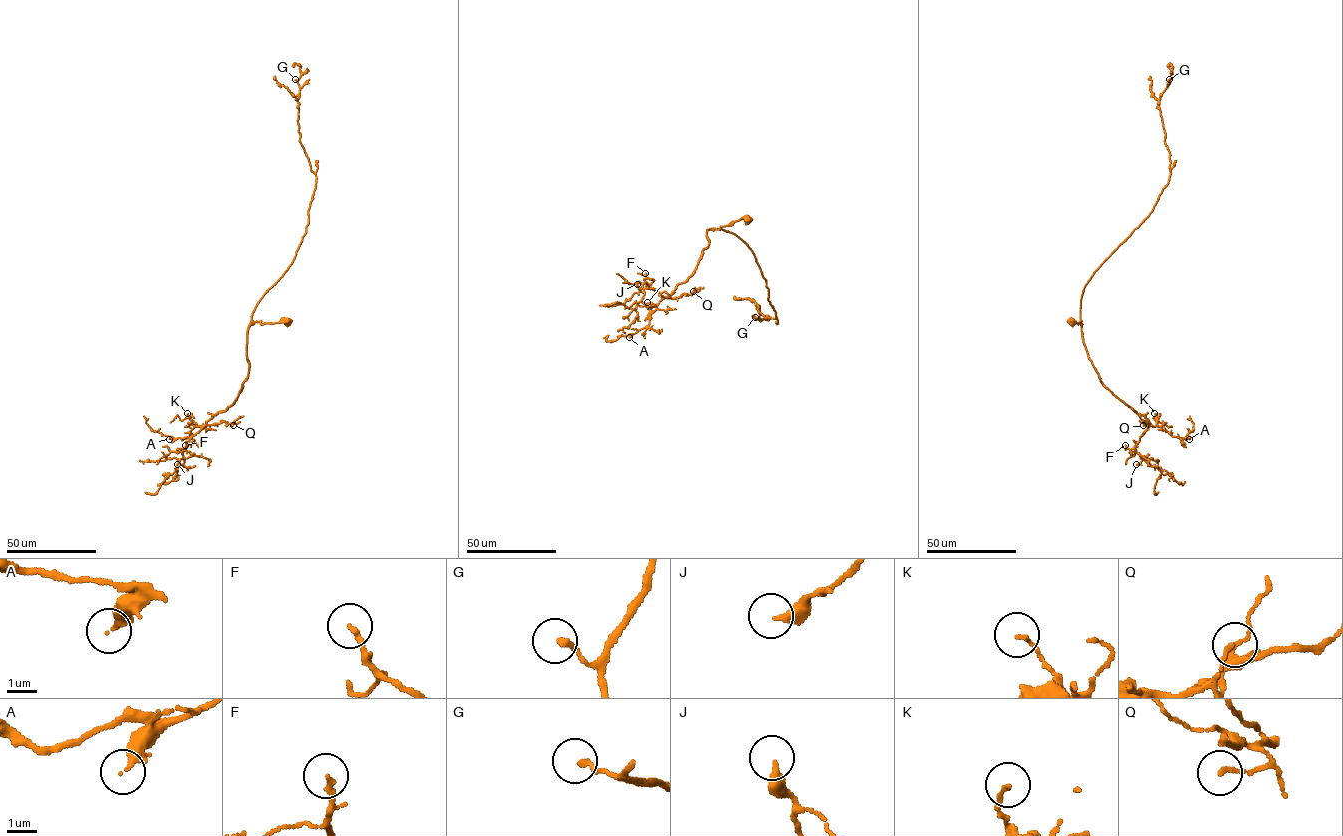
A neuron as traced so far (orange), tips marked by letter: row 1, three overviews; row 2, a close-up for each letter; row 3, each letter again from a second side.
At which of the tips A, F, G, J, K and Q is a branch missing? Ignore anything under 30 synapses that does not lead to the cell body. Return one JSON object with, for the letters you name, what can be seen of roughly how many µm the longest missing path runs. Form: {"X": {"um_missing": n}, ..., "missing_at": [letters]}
{"F": {"um_missing": 35}, "missing_at": ["F"]}

